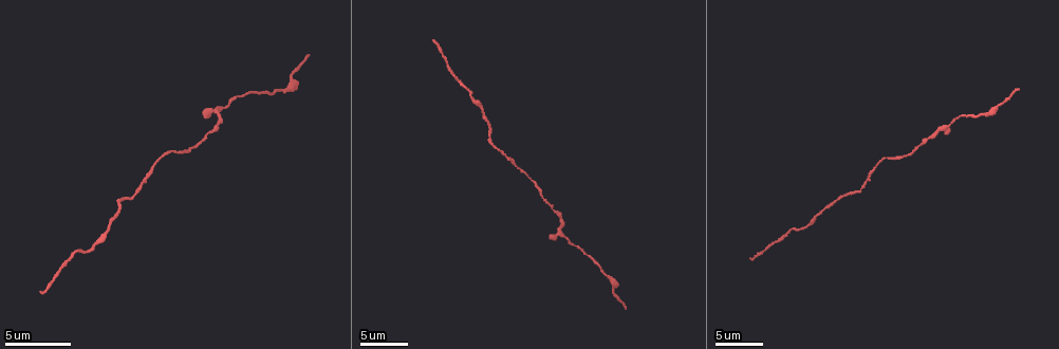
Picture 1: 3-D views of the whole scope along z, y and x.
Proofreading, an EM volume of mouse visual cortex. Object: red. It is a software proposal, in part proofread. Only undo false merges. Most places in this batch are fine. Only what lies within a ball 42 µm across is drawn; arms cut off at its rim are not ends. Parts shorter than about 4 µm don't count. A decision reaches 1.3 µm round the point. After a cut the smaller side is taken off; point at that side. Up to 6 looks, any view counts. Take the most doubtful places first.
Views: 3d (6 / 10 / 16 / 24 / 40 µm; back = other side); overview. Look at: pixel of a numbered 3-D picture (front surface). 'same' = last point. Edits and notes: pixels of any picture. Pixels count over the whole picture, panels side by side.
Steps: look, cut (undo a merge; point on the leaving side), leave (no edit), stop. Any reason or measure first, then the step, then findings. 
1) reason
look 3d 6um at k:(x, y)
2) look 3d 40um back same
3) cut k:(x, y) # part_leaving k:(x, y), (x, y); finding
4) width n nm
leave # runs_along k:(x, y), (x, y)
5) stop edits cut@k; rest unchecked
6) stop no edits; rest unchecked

side arm on a straight run
look 3d 6um at 1:(222, 109)

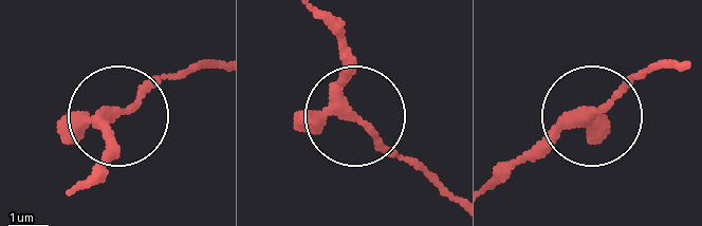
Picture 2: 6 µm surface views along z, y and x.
look 3d 6um back at 2:(358, 116)

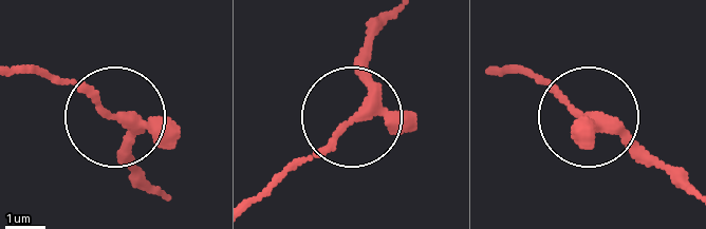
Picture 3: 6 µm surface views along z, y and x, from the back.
leave # runs_along 3:(680, 179), (532, 72); one neuron here

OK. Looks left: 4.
thick turns thin
look 3d 16um at 1:(604, 273)

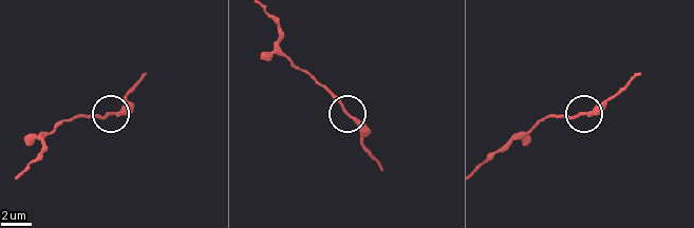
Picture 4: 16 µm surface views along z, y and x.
leave # runs_along 4:(19, 172), (61, 122), (83, 115), (114, 114), (132, 90); continuous, no second neuron

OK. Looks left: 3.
calibre changes
look 3d 16um at 1:(803, 227)

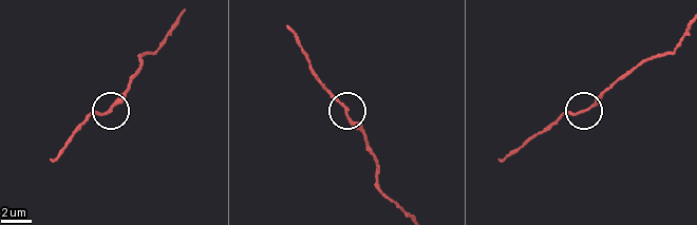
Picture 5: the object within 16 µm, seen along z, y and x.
leave # runs_along 5:(182, 15), (139, 57), (125, 94), (85, 119); continuous, no second neuron

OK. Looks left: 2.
stop no edits; rest unchecked

